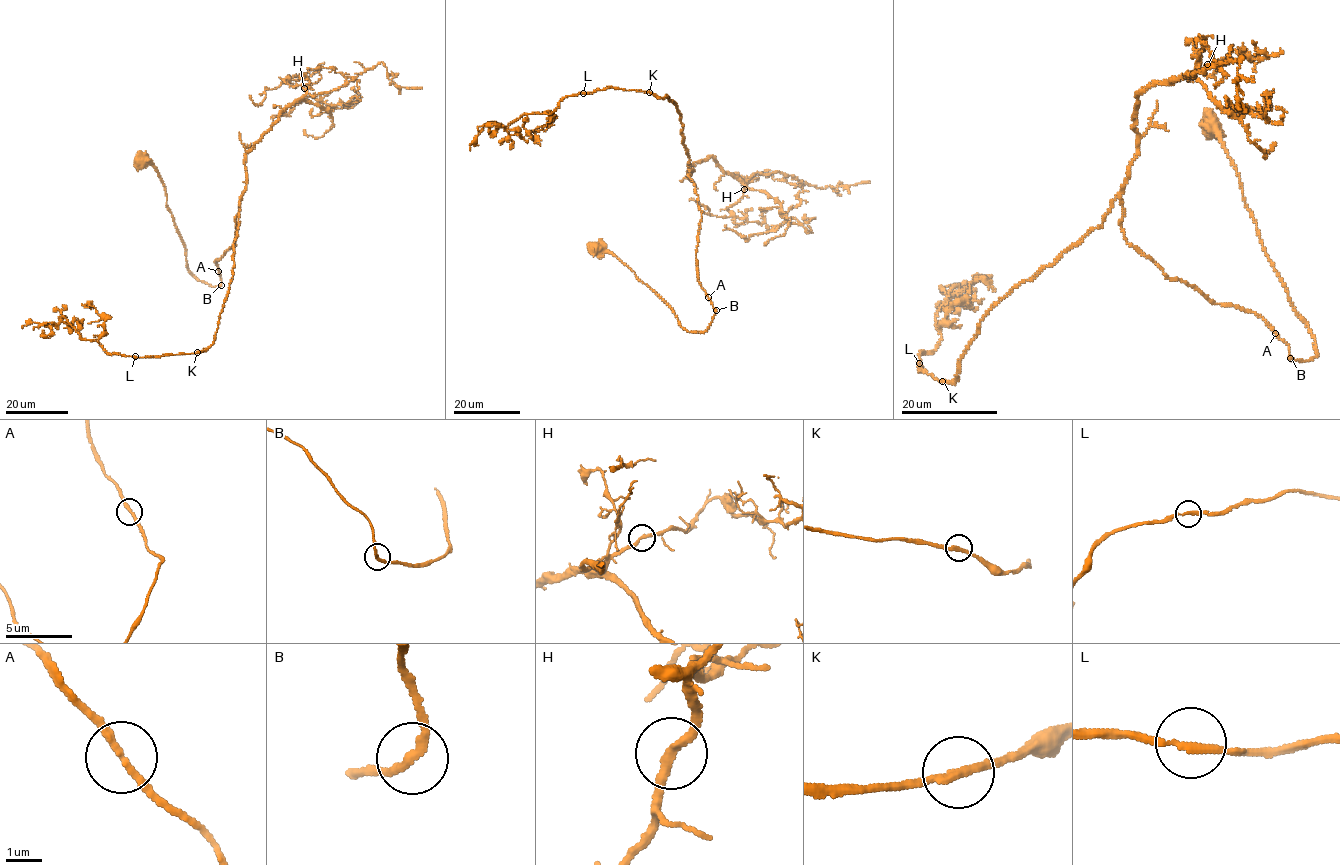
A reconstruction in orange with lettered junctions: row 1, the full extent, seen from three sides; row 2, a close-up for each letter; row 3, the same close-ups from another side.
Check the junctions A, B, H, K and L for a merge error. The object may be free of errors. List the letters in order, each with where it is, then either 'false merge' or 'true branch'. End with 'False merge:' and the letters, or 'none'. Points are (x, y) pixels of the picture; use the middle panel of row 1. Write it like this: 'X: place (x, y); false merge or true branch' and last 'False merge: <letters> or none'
A: place (708, 297); true branch
B: place (716, 310); true branch
H: place (744, 189); true branch
K: place (649, 92); true branch
L: place (583, 93); true branch
False merge: none

